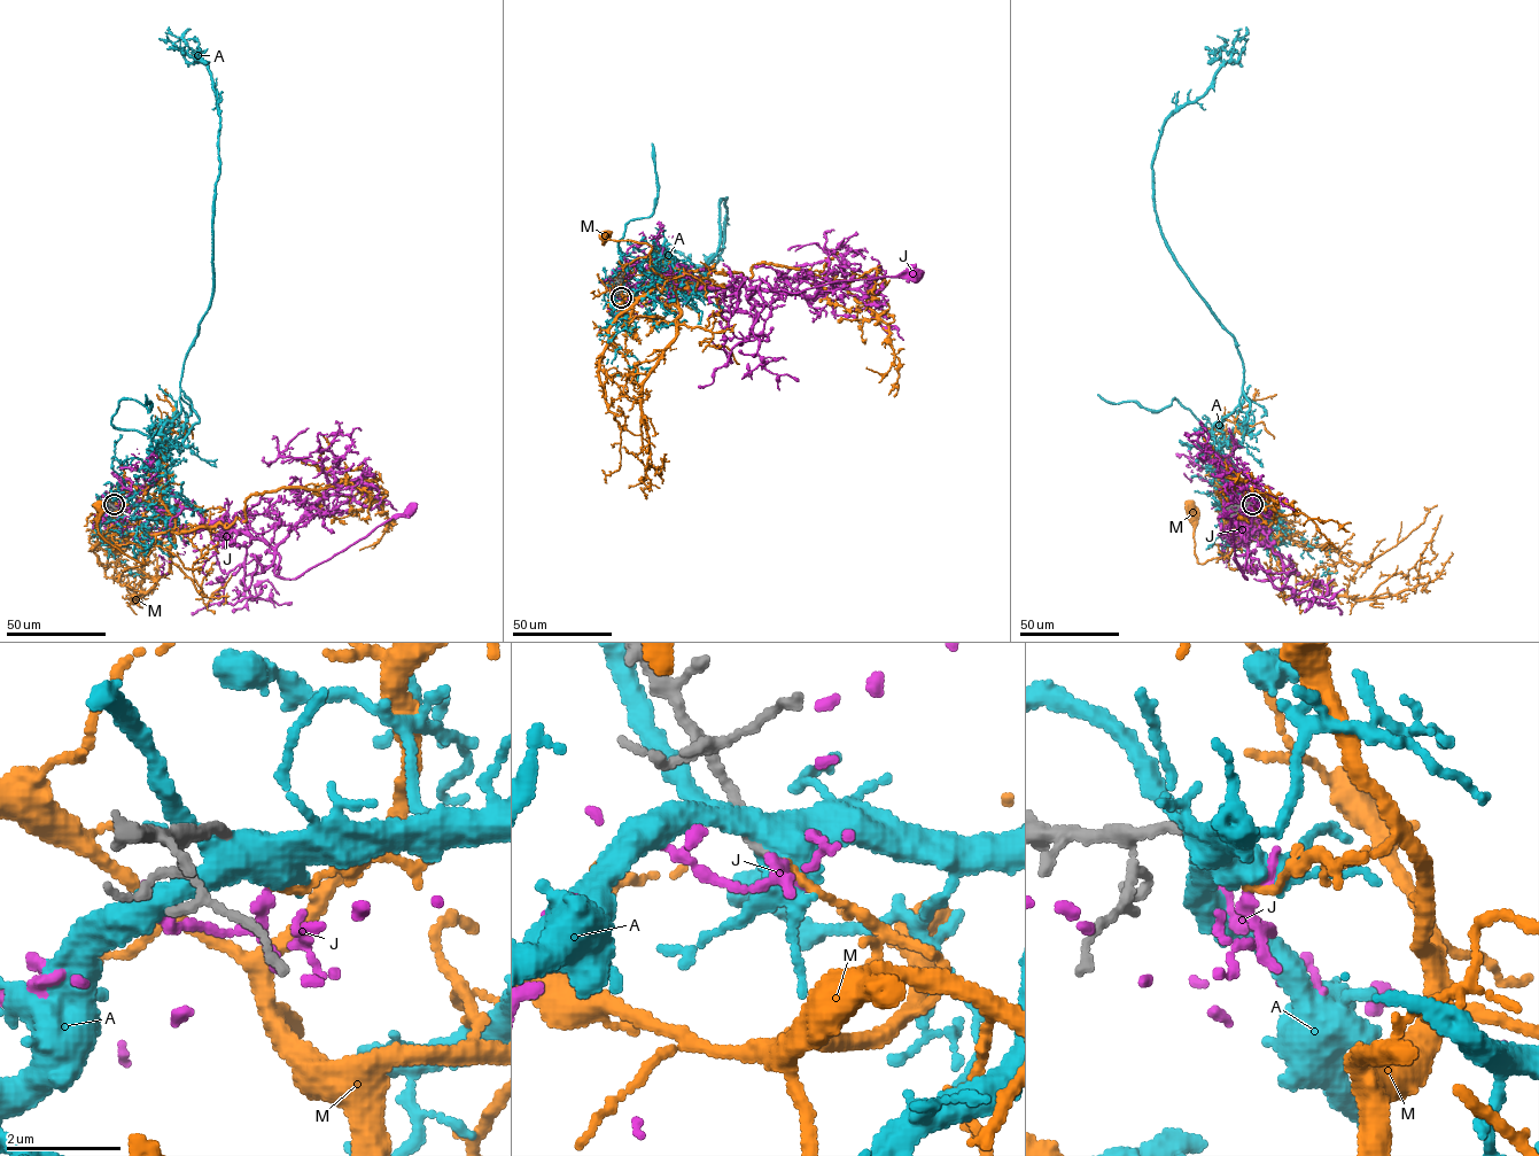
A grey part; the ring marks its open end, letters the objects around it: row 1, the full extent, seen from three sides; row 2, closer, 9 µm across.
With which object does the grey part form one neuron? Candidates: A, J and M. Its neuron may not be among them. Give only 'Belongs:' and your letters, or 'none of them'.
Belongs: none of them

